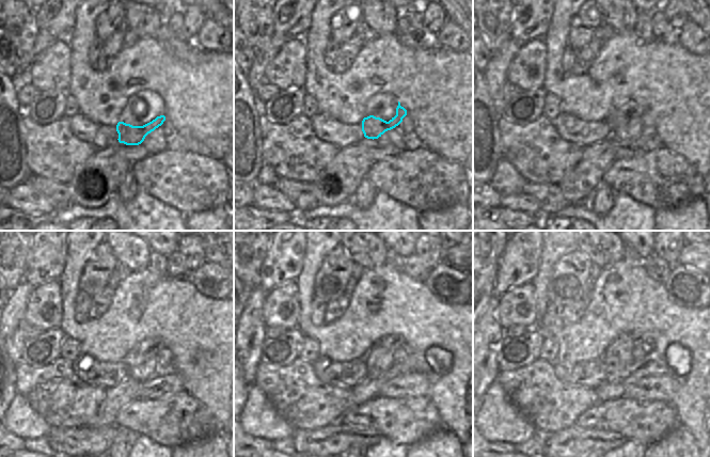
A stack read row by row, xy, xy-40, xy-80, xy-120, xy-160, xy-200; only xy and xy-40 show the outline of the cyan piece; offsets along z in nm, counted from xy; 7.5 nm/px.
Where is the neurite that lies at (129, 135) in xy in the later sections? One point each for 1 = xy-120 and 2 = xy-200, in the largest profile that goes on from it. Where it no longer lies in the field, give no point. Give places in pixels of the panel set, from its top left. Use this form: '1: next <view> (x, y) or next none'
1: next xy-120 (154, 345)
2: next xy-200 (637, 336)

